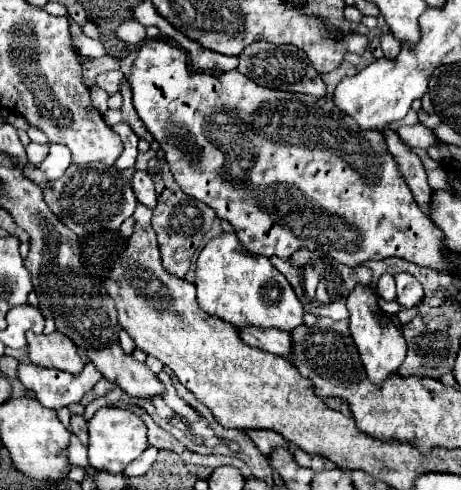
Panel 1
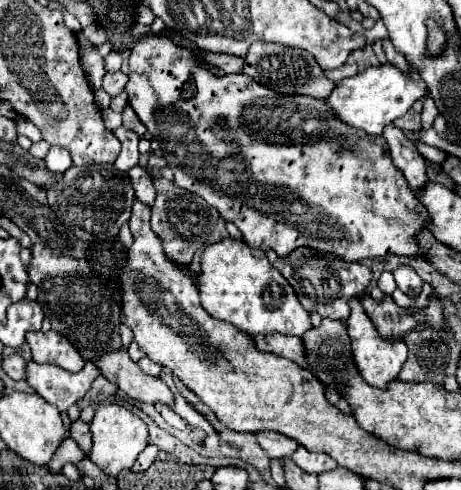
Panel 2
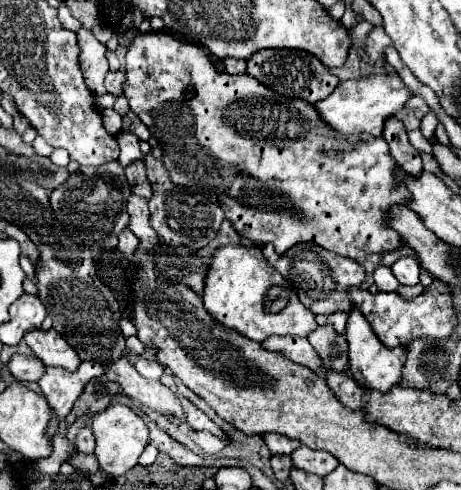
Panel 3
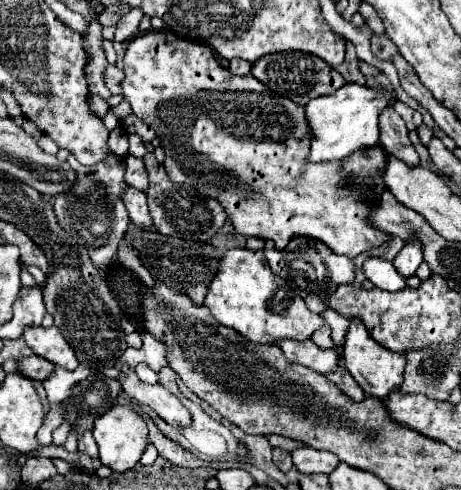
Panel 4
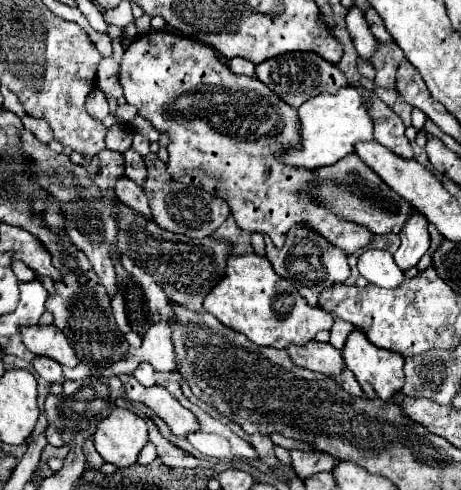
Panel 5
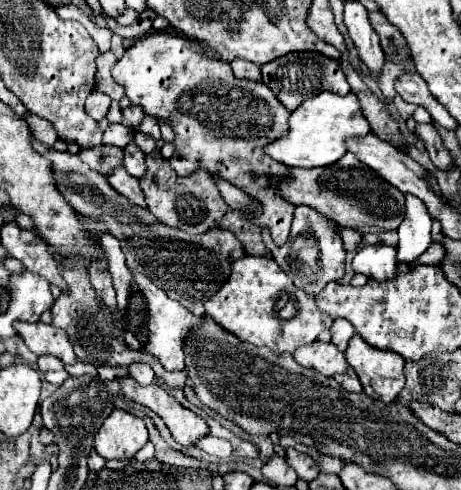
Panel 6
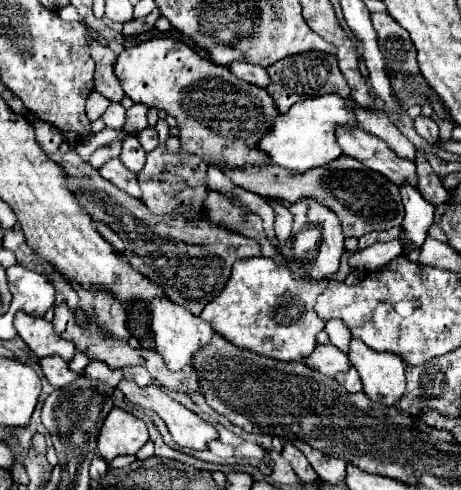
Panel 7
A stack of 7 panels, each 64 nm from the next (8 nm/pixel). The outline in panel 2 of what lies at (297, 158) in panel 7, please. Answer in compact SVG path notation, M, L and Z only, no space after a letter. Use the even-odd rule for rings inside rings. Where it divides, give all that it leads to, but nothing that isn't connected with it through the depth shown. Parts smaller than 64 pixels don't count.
M384 62L378 66L368 66L364 72L344 78L336 84L332 94L326 98L336 116L354 128L364 128L368 134L382 134L384 126L392 124L396 118L402 118L416 100L424 96L424 82L420 80L416 68L408 64L408 76L398 66Z

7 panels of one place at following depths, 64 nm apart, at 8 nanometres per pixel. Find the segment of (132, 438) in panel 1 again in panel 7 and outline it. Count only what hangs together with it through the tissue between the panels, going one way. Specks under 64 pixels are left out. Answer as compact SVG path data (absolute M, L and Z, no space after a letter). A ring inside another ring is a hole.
M112 408L98 434L98 454L112 460L120 454L136 454L148 442L148 428L144 420Z

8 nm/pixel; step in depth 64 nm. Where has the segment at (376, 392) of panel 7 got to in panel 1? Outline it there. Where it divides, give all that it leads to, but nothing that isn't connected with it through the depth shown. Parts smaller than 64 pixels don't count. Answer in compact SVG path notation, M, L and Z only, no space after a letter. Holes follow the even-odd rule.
M368 286L352 290L352 294L348 296L348 312L350 312L350 332L358 346L368 380L380 386L388 376L396 374L398 366L402 364L402 360L406 356L406 340L404 340L402 332L398 330L398 326L384 318L382 308L378 306L378 296ZM378 314L380 314L382 322L378 320Z

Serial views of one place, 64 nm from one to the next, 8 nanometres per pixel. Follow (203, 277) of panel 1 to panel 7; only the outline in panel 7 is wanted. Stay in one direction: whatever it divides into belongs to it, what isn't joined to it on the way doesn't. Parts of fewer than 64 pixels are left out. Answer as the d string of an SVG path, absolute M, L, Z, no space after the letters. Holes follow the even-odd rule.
M258 256L258 258L240 260L234 264L232 276L226 282L224 290L220 292L220 296L216 296L212 302L206 304L200 318L210 322L218 334L222 334L238 348L246 348L256 354L270 356L282 362L292 362L292 360L300 362L314 350L316 334L324 330L324 320L320 320L318 314L314 312L316 296L324 290L324 284L326 280L320 280L320 284L312 284L310 280L294 280L290 270L286 266L278 266L272 258Z

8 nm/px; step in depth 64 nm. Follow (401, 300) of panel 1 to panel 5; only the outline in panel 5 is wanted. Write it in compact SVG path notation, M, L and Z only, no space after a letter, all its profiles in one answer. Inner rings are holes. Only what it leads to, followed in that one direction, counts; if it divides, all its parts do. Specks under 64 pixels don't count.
M414 212L414 216L410 216L410 220L404 224L400 238L402 238L402 244L394 252L394 262L402 272L406 272L414 268L430 248L428 220L420 212Z

